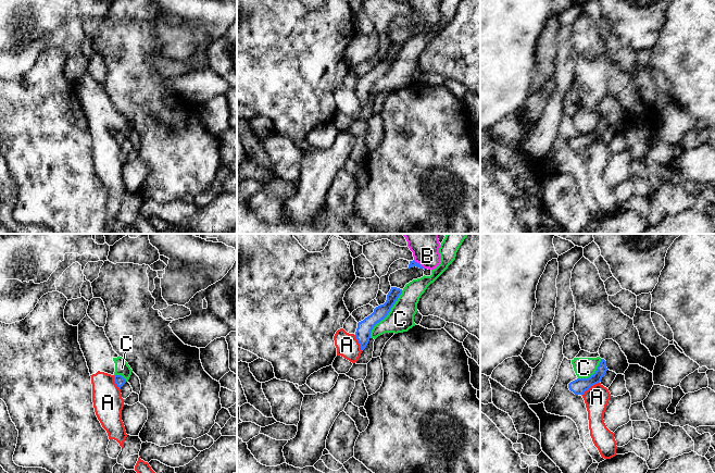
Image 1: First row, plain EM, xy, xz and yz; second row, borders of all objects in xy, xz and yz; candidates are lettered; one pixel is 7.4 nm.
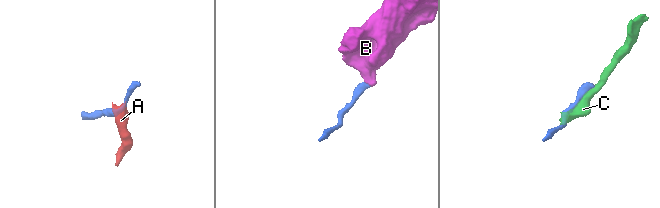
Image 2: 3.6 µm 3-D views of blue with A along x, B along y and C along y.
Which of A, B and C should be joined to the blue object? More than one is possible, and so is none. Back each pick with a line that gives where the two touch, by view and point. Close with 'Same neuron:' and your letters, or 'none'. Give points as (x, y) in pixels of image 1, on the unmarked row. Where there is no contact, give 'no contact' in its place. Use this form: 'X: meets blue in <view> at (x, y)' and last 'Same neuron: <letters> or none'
B: meets blue in xz at (418, 20)
Same neuron: B

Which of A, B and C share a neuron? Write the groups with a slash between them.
A C / B

